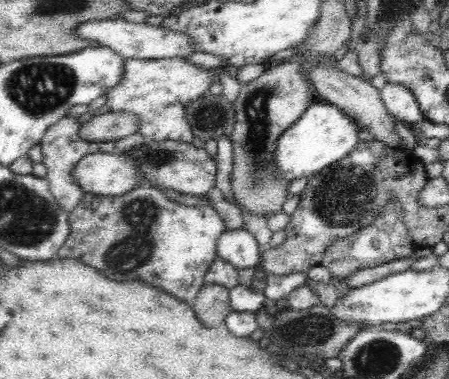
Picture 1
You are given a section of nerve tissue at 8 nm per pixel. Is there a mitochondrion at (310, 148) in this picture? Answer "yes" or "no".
no

